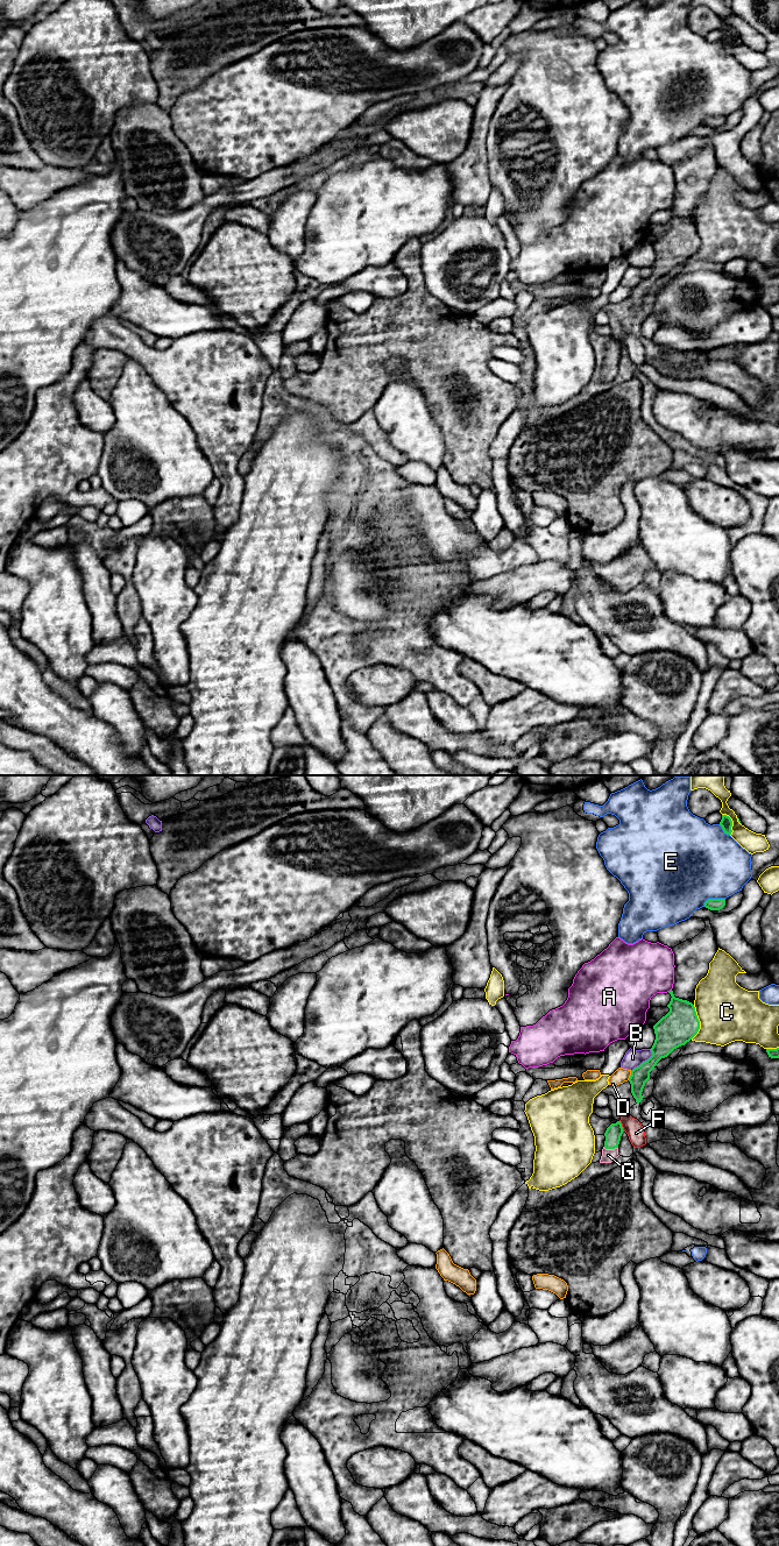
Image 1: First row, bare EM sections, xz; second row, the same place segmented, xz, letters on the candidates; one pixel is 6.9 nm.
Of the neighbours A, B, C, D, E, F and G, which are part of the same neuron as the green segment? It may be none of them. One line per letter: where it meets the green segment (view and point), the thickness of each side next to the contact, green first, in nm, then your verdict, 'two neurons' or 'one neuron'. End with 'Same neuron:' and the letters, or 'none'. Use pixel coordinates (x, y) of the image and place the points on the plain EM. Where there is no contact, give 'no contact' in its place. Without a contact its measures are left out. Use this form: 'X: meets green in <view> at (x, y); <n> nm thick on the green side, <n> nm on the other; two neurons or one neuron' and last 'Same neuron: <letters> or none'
A: meets green in xz at (670, 208); 240 nm thick on the green side, 380 nm on the other; two neurons
B: meets green in xz at (645, 278); 200 nm thick on the green side, 130 nm on the other; two neurons
C: meets green in xz at (699, 240); 240 nm thick on the green side, 400 nm on the other; two neurons
D: meets green in xz at (630, 293); 120 nm thick on the green side, 100 nm on the other; two neurons
E: meets green in xz at (713, 116); 80 nm thick on the green side, 480 nm on the other; two neurons
F: meets green in xz at (621, 344); 120 nm thick on the green side, 120 nm on the other; two neurons
G: meets green in xz at (610, 366); 120 nm thick on the green side, 100 nm on the other; one neuron
Same neuron: G

